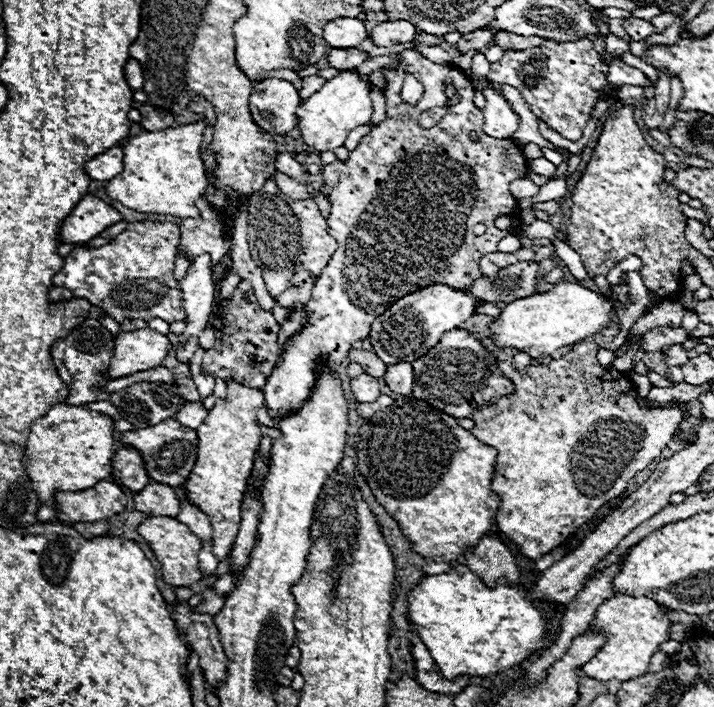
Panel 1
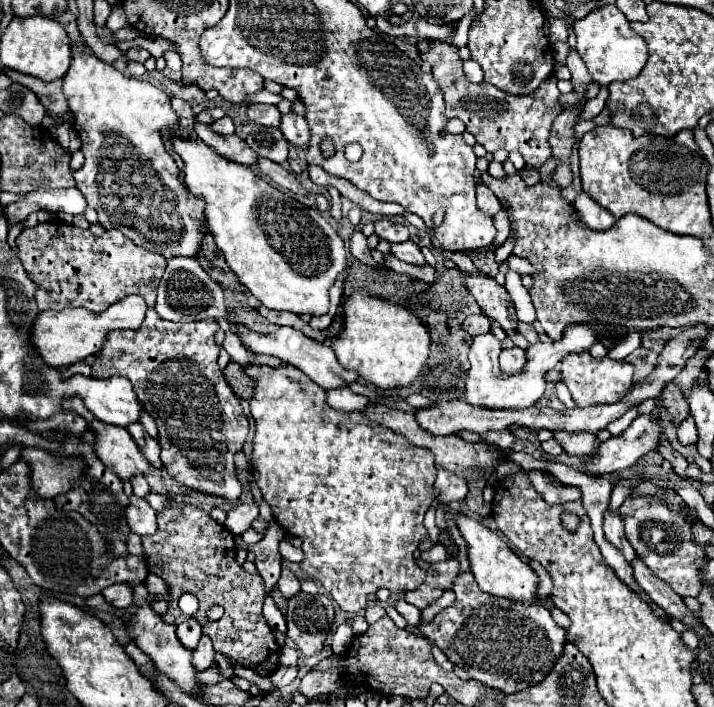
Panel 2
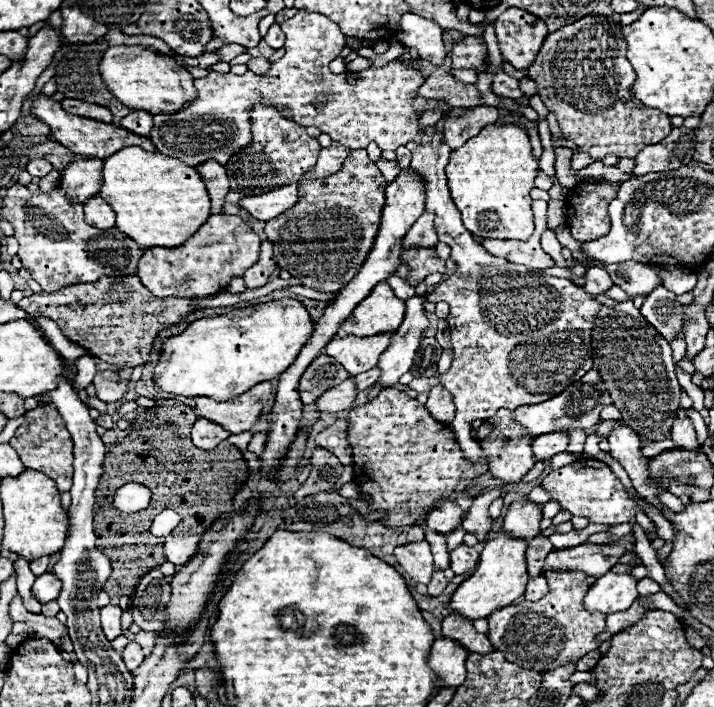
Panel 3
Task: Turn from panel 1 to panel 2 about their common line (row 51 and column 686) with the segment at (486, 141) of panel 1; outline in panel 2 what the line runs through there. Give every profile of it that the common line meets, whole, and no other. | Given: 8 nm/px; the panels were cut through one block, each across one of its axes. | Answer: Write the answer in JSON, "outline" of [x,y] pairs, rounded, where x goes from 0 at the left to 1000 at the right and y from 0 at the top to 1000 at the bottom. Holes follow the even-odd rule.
{"outline":[[[938,543],[927,560],[930,560],[930,566],[922,569],[922,574],[936,577],[936,583],[938,583],[938,594],[944,594],[947,600],[955,597],[955,594],[966,586],[964,571],[961,571],[961,566],[955,563],[952,549],[950,549],[947,543]]]}

